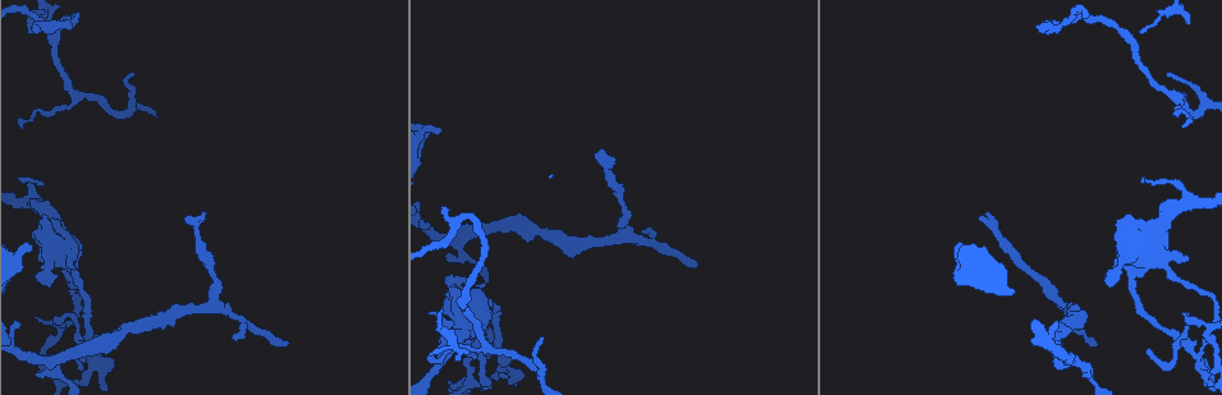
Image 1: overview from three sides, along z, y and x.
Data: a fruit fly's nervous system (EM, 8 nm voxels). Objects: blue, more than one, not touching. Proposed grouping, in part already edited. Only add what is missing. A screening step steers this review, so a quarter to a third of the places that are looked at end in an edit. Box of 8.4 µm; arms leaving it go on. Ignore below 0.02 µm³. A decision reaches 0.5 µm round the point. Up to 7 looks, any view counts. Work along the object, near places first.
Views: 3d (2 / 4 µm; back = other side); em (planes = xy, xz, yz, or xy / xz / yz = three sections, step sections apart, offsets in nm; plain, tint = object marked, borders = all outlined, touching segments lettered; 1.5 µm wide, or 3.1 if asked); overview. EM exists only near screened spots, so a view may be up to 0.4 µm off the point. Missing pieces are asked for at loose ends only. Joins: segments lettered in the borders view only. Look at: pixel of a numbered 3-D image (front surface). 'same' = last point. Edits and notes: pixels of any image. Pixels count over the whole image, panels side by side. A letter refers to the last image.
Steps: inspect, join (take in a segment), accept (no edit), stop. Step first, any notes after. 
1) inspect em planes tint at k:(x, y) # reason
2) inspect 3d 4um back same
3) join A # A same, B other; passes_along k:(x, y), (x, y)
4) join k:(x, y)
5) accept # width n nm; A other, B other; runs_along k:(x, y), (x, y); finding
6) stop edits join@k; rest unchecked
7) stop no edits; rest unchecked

inspect 3d 4um at 1:(1182, 128) # thin end

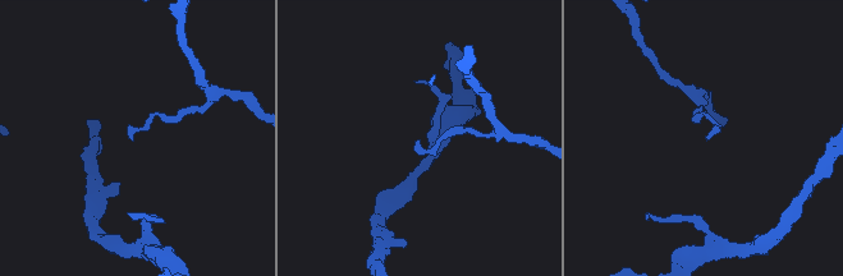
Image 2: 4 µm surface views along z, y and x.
inspect em yz step 8 tint at 2:(419, 143)

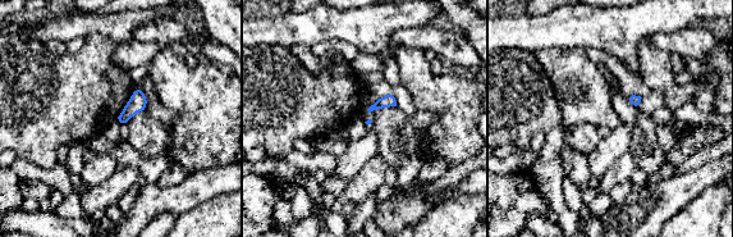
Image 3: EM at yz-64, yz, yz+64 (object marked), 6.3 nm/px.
inspect em planes borders same # another direction

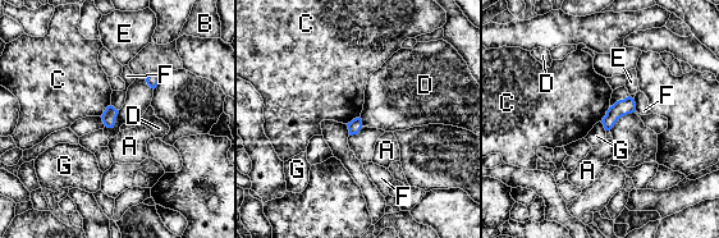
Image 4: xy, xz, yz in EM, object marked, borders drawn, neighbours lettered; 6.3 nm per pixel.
accept # A other, B other, C other, D other, E other, F other, G other; border 4:(610, 106), (600, 120); no lettered segment goes on from it

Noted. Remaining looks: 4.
inspect 3d 2um at 1:(445, 206) # thin end

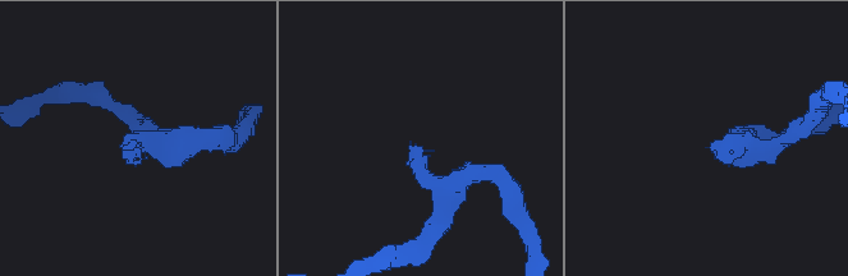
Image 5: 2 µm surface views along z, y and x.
inspect em planes borders at 5:(129, 148)

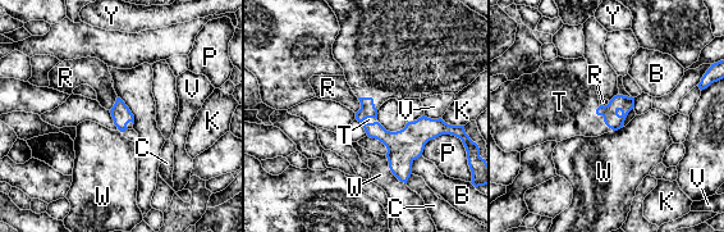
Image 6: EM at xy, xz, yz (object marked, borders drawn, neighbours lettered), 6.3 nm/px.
join T # longest_contact P 240 nm; B other, C other, K other, P other, R other, T same, V other, W other, Y other; passes_along 6:(624, 104), (603, 116), (564, 105); it goes on there

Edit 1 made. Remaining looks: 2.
stop edits join@6; rest unchecked

